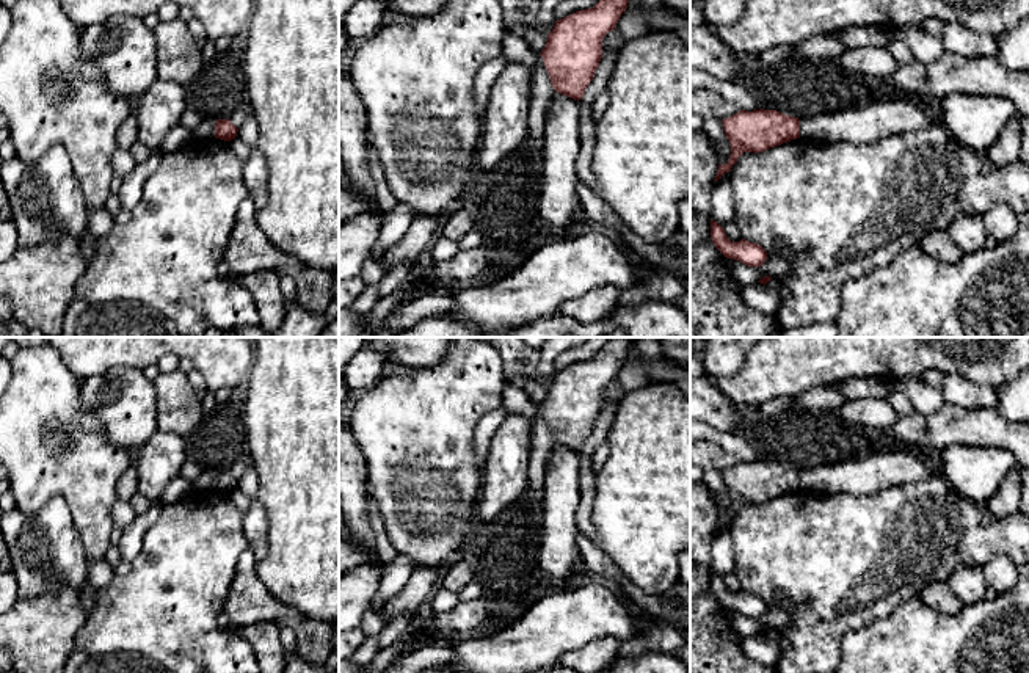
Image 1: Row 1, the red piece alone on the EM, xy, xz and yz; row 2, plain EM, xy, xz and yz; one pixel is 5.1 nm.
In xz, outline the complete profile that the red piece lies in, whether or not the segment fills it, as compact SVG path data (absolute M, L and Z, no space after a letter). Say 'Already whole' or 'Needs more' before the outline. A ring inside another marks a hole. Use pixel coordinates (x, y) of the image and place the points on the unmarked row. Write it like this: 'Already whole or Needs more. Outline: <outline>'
Already whole. Outline: M612 337L593 359L555 372L540 405L555 444L584 449L602 409L602 391L615 381L631 347L631 337Z

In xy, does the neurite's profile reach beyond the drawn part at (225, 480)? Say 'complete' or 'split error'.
complete

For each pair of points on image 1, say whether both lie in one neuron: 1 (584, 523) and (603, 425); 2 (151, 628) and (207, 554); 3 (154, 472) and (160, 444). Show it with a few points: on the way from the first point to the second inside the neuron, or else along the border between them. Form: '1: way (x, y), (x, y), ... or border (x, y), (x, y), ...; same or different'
1: way (587, 499), (589, 449); same
2: way (168, 609), (179, 582), (189, 573); same
3: way (157, 466), (160, 451); same

